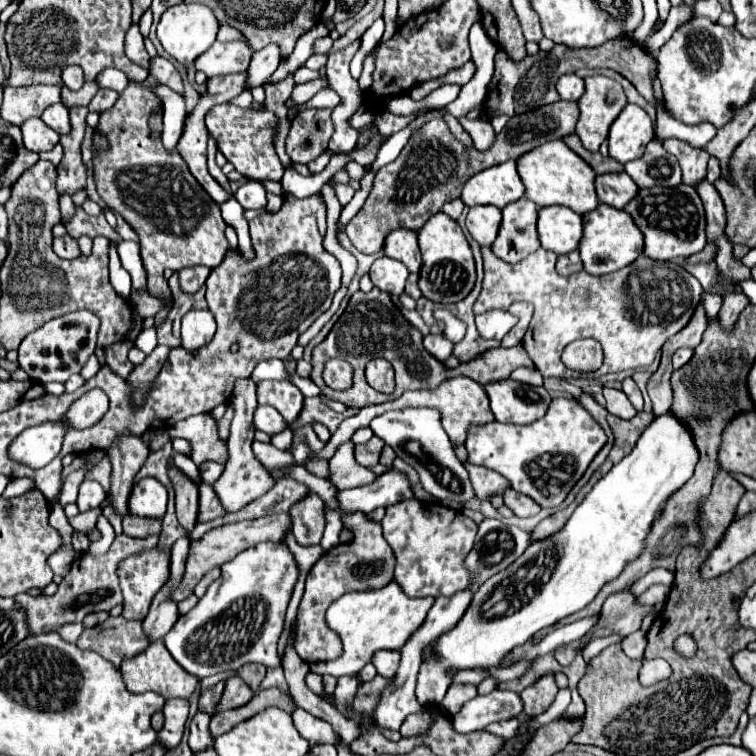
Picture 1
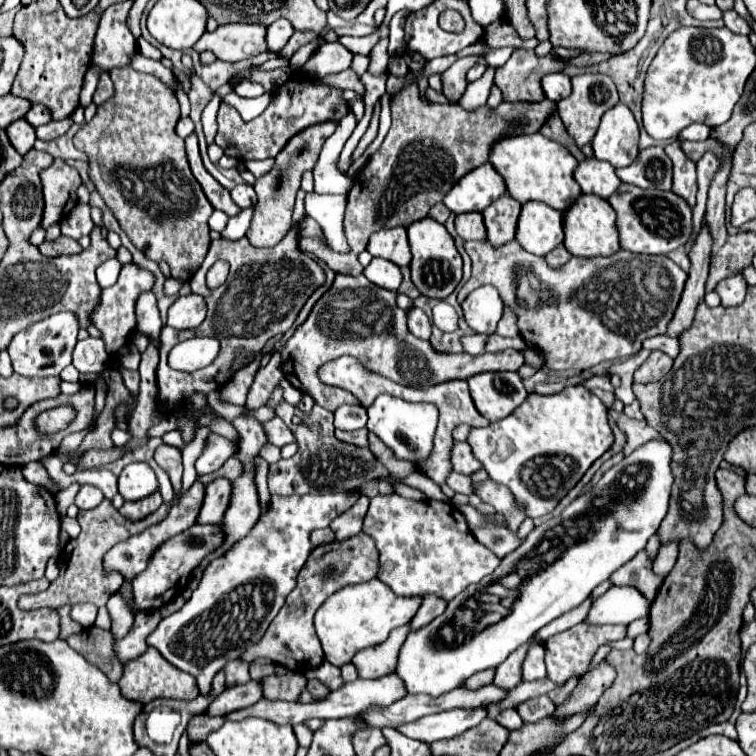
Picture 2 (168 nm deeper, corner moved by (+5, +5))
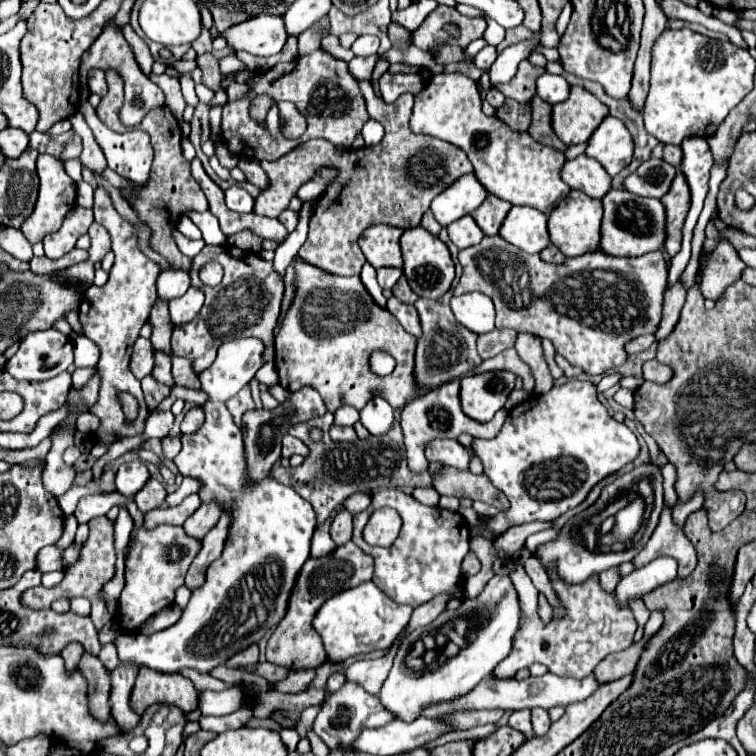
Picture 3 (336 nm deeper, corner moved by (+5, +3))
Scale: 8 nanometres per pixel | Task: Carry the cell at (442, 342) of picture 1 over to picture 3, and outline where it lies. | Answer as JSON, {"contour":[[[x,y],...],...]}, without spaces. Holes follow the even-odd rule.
{"contour":[[[389,298],[389,300],[387,300],[387,308],[389,308],[389,312],[401,322],[401,326],[403,326],[409,334],[421,338],[423,328],[421,328],[421,320],[419,320],[419,314],[417,314],[417,310],[415,310],[413,304],[403,304],[403,302],[399,302],[397,298]]]}

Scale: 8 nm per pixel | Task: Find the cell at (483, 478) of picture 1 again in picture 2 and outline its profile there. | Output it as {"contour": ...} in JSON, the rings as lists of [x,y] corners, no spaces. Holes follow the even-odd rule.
{"contour":[[[453,442],[451,464],[453,464],[453,470],[457,470],[459,474],[465,474],[465,476],[471,476],[473,472],[477,472],[481,468],[481,462],[477,458],[473,458],[473,452],[467,442]]]}

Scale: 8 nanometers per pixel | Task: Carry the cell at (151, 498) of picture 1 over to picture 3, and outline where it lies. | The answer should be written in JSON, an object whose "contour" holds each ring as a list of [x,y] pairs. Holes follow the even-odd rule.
{"contour":[[[133,460],[129,464],[121,464],[117,470],[115,486],[117,492],[123,496],[135,496],[147,482],[149,482],[149,470],[141,460]]]}

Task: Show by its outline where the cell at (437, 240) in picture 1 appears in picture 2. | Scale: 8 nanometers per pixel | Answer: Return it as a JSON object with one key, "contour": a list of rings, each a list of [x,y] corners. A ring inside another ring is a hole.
{"contour":[[[423,218],[423,220],[413,222],[407,228],[407,236],[409,236],[411,254],[413,254],[413,260],[411,260],[409,268],[411,268],[411,278],[413,278],[415,288],[427,298],[445,300],[455,290],[455,286],[459,284],[461,266],[463,266],[463,260],[461,260],[461,256],[455,248],[455,242],[453,242],[451,234],[437,220]]]}

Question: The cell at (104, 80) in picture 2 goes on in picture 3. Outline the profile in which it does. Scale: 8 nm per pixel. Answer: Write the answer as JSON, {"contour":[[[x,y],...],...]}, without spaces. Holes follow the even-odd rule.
{"contour":[[[93,70],[93,74],[89,74],[89,90],[97,96],[103,96],[107,92],[107,82],[105,82],[103,70]]]}

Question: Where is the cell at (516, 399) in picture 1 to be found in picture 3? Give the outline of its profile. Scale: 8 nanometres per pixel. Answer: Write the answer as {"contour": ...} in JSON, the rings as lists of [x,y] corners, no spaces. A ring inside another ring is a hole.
{"contour":[[[497,370],[461,380],[461,406],[469,418],[489,422],[515,388],[515,374]]]}

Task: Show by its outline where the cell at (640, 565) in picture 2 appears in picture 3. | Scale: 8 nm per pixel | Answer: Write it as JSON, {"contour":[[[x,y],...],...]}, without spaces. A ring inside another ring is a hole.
{"contour":[[[667,508],[661,514],[661,522],[659,522],[657,530],[653,532],[653,536],[649,538],[645,548],[631,562],[635,568],[641,568],[661,556],[677,558],[677,564],[679,564],[677,578],[687,578],[693,572],[693,568],[697,566],[697,554],[695,554],[693,544],[673,524],[671,512]]]}

